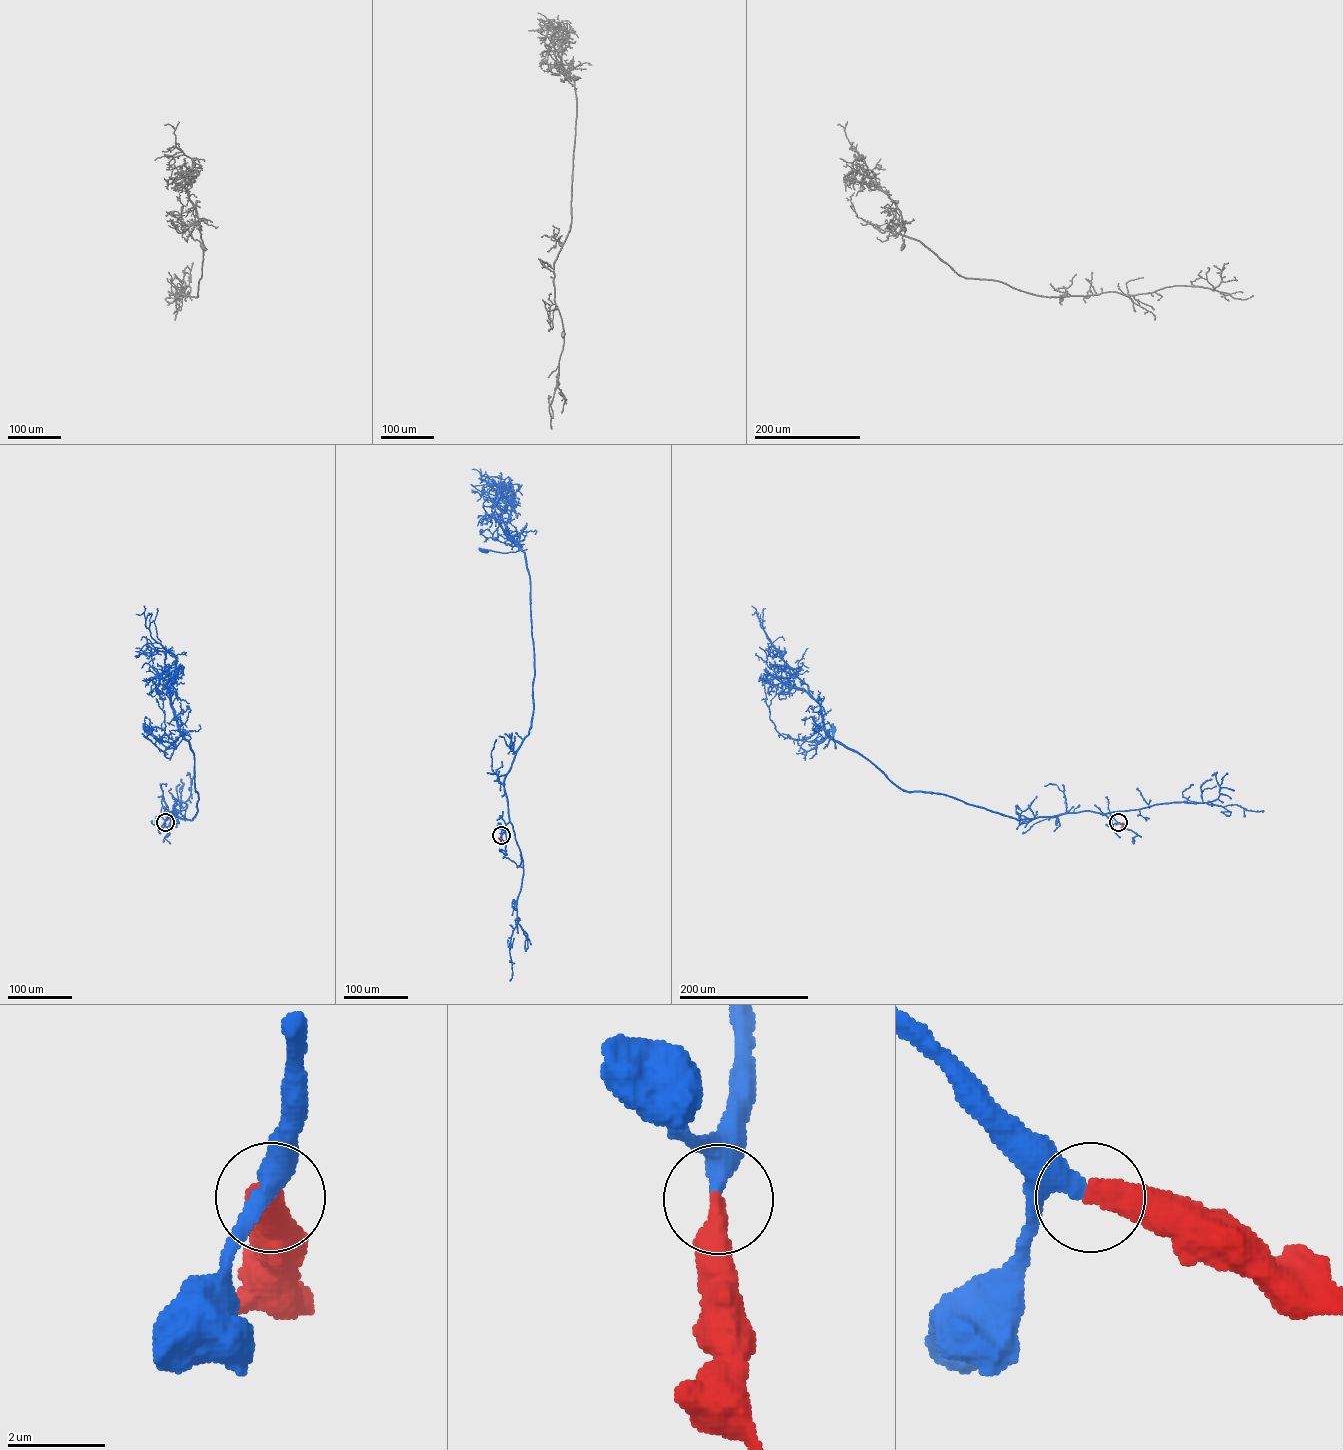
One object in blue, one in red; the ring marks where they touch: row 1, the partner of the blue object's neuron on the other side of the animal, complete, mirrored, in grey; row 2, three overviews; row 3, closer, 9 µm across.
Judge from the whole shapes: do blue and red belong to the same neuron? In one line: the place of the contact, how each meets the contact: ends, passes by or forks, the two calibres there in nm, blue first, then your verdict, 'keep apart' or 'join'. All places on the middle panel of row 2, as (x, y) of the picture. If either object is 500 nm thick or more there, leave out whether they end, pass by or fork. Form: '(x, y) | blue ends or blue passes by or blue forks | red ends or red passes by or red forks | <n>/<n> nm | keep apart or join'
(501, 835) | blue passes by | red ends | 320/480 nm | join

